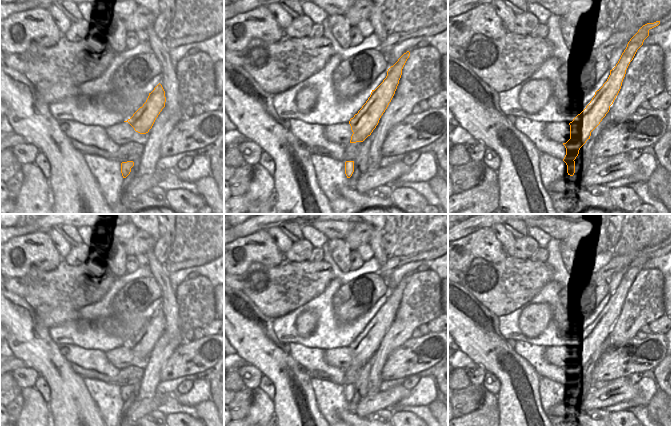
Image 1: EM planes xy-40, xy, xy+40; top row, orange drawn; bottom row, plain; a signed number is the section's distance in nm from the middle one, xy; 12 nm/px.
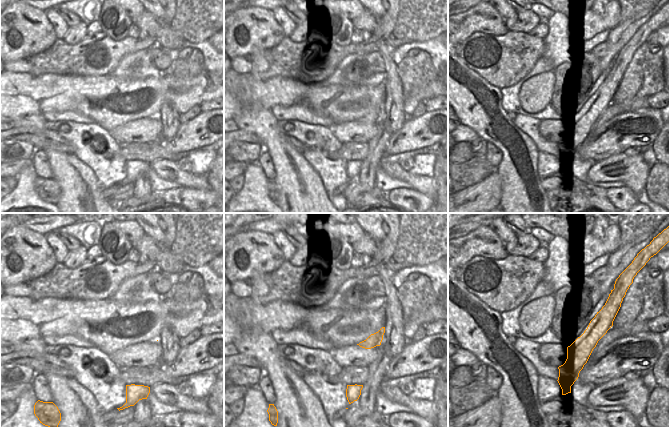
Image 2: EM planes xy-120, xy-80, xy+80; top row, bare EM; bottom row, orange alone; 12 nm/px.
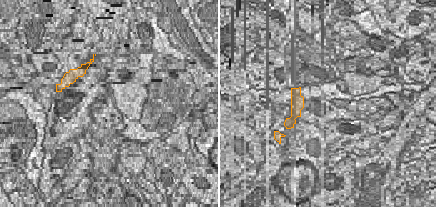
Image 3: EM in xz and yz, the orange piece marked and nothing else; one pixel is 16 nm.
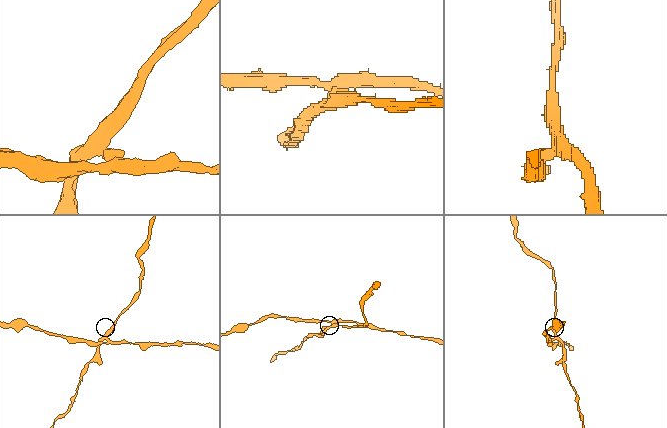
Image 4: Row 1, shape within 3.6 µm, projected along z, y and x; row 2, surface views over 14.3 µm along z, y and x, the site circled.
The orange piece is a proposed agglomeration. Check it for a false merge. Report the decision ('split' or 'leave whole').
split

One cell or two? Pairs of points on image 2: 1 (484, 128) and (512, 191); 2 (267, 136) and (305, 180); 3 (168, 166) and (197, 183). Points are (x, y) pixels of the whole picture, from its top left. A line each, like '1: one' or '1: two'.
1: one
2: one
3: one

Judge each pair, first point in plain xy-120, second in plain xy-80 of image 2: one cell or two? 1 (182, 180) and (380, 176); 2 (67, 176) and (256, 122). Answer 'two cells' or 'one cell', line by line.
1: two cells
2: one cell

